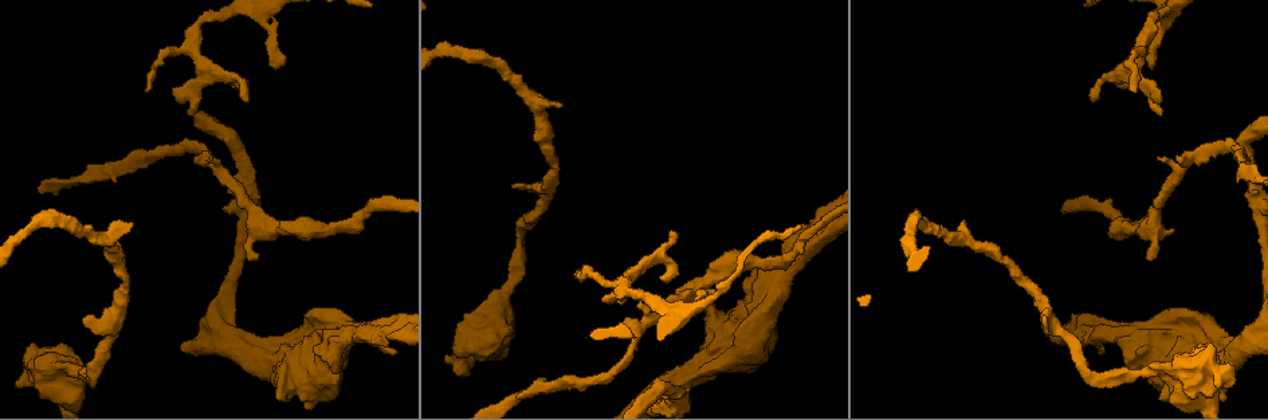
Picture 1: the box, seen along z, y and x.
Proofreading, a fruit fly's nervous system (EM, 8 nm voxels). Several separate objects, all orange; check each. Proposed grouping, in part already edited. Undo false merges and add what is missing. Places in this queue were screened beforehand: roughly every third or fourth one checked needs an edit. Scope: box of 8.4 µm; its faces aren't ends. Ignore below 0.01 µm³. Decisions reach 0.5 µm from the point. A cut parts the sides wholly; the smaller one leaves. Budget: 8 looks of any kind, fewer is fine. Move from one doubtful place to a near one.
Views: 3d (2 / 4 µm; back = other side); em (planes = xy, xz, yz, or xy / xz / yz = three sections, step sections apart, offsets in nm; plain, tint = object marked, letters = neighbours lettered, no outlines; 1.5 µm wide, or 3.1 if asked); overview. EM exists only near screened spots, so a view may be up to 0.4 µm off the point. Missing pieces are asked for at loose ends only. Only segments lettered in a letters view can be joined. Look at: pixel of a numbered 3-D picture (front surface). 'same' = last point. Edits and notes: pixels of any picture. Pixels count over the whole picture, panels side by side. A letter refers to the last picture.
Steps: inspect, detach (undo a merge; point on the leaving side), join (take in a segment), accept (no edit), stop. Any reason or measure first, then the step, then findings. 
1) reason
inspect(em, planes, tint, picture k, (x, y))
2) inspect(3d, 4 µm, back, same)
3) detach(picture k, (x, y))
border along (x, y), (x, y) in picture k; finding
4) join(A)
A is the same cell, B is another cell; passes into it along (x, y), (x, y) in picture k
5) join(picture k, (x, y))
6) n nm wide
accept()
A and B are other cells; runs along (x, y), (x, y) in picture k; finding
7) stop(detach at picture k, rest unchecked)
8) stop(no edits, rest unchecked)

branch stops here
inspect(3d, 4 µm, picture 1, (1147, 257))

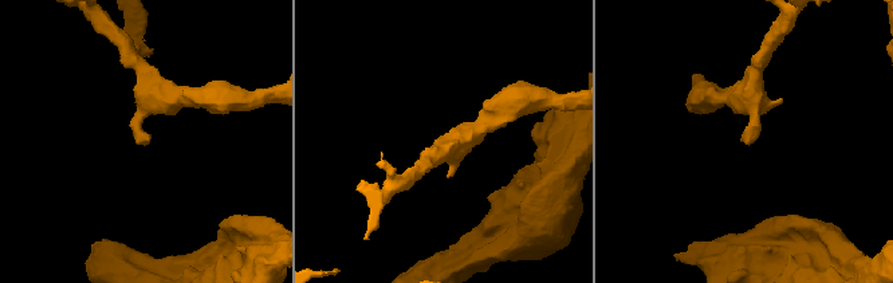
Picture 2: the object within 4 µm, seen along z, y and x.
now the EM
inspect(em, planes, letters, picture 2, (147, 140))

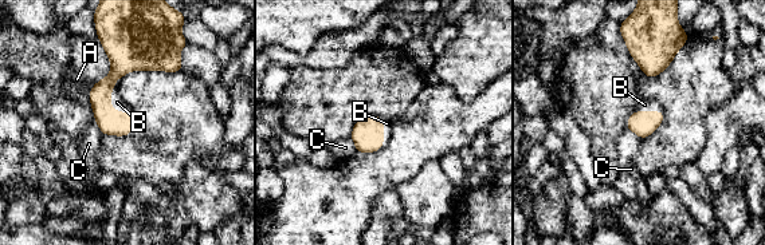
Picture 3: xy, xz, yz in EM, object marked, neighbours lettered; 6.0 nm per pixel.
join(B)
B is the same cell, A and C are other cells; the cell continues

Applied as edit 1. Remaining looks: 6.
an open end
inspect(em, xz, step 4, letters, picture 1, (662, 281))

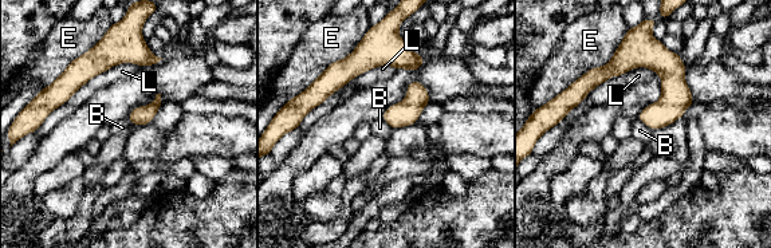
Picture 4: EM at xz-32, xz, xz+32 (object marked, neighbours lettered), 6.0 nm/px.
accept()
B, E and L are other cells; no lettered segment goes on from it

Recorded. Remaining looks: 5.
stop(join at picture 3, rest unchecked)

